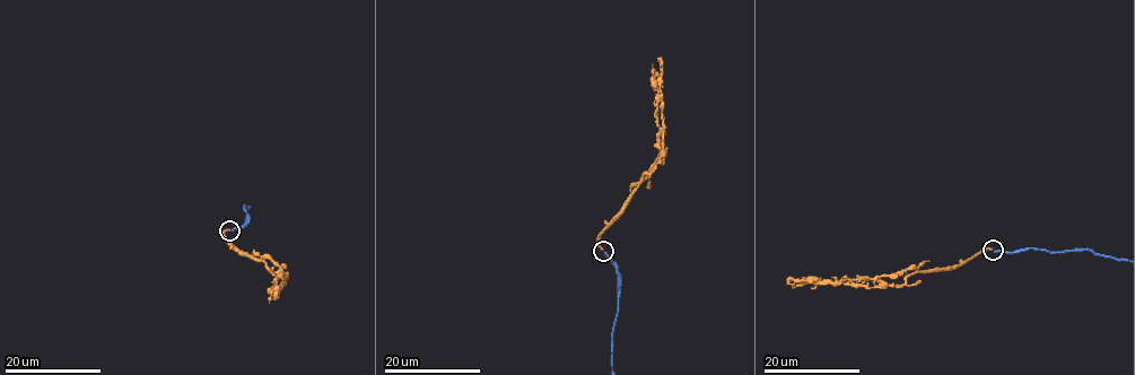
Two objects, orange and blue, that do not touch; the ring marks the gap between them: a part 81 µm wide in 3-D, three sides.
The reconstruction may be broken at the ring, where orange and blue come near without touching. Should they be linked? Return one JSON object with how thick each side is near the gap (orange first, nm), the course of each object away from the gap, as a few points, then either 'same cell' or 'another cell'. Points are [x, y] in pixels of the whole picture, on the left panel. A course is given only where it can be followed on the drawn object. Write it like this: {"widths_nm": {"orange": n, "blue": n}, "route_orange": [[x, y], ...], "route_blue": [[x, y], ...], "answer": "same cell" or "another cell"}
{"widths_nm": {"orange": 340, "blue": 200}, "route_orange": [[229, 230], [224, 235], [238, 252], [263, 260], [268, 258], [280, 269], [274, 281], [278, 297], [273, 299]], "answer": "another cell"}

